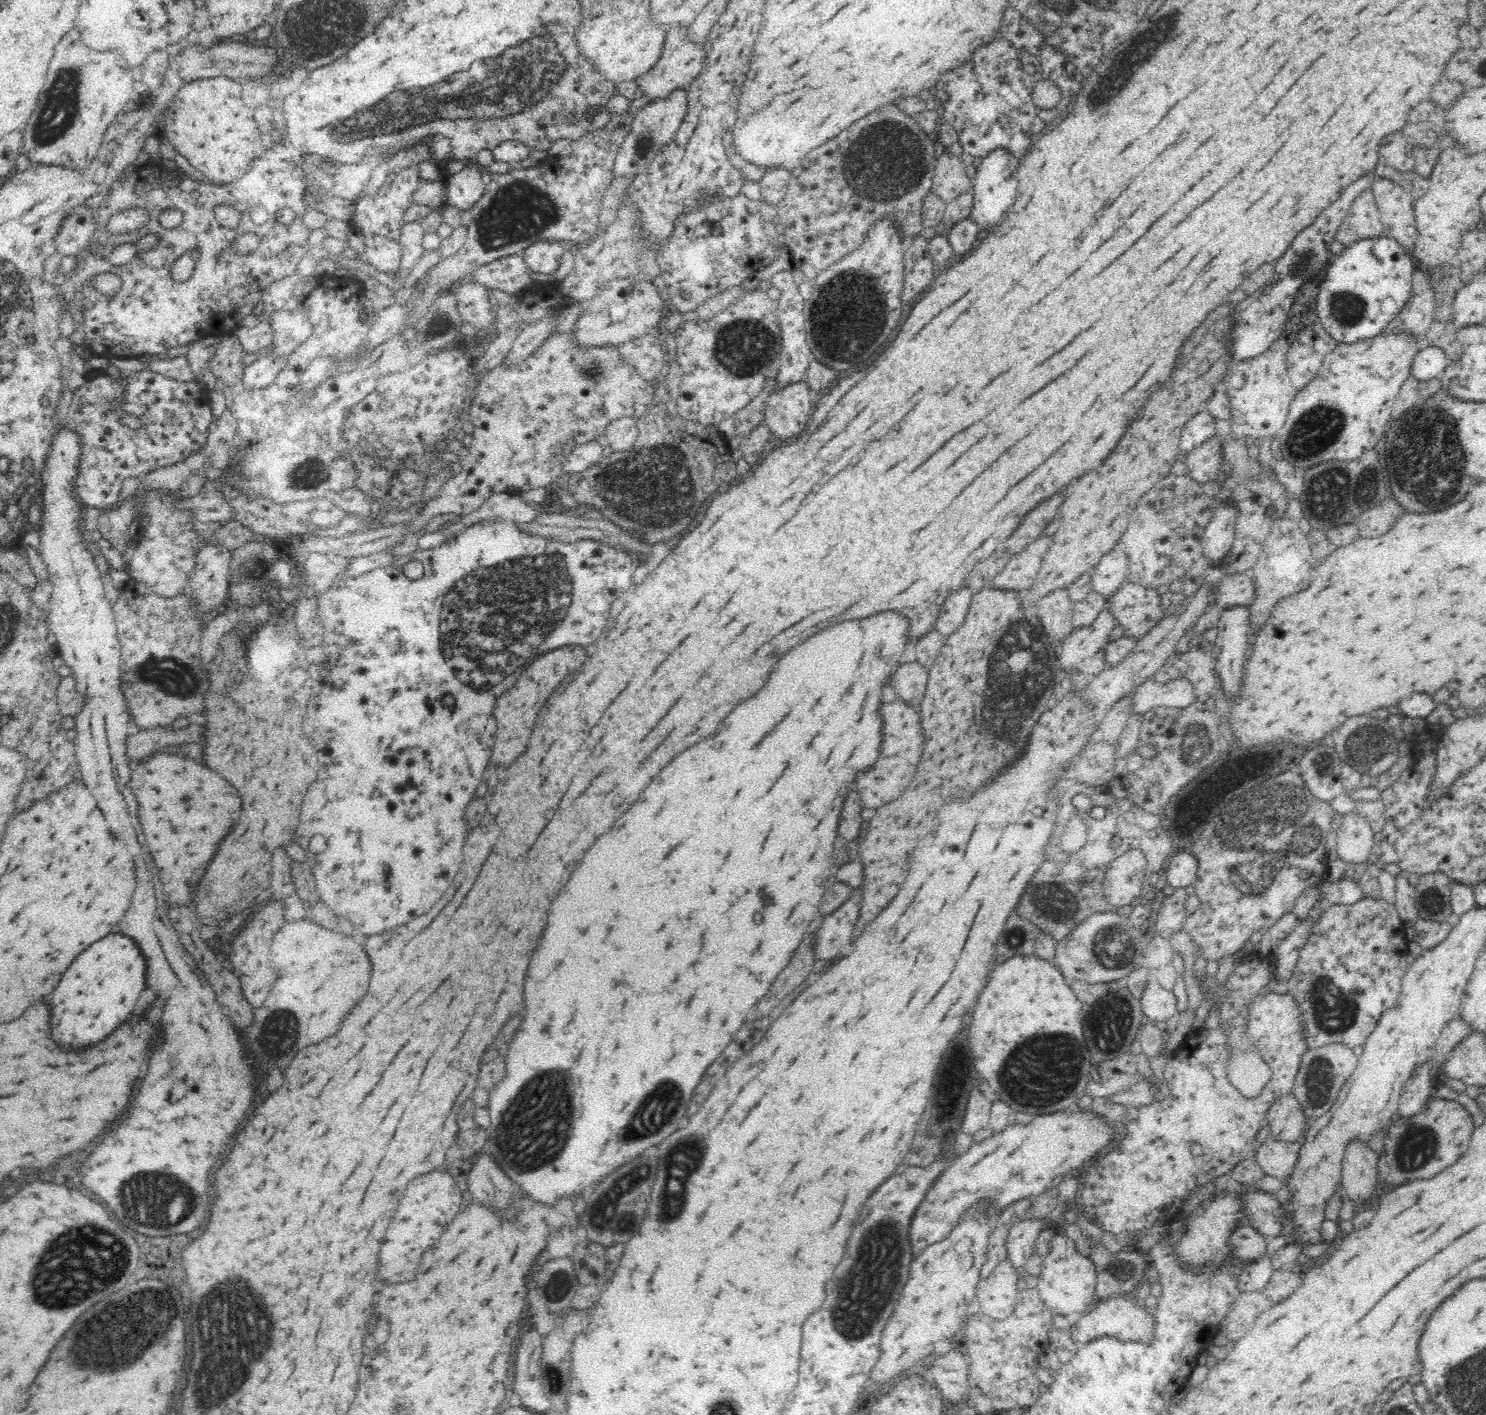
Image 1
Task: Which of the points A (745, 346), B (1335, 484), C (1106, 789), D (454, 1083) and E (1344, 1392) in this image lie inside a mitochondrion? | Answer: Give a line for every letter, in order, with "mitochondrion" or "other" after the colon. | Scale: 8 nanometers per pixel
A: mitochondrion
B: mitochondrion
C: other
D: other
E: other

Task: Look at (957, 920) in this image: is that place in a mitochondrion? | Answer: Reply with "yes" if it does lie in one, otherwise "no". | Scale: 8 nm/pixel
no

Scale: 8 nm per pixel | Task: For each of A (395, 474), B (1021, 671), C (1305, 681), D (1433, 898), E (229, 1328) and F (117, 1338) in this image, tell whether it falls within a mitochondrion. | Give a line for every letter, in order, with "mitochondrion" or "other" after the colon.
A: other
B: mitochondrion
C: other
D: mitochondrion
E: mitochondrion
F: mitochondrion

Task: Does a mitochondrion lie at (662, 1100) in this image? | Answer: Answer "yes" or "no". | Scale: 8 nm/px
yes

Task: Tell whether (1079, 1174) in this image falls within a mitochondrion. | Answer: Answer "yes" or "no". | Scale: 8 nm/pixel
no

